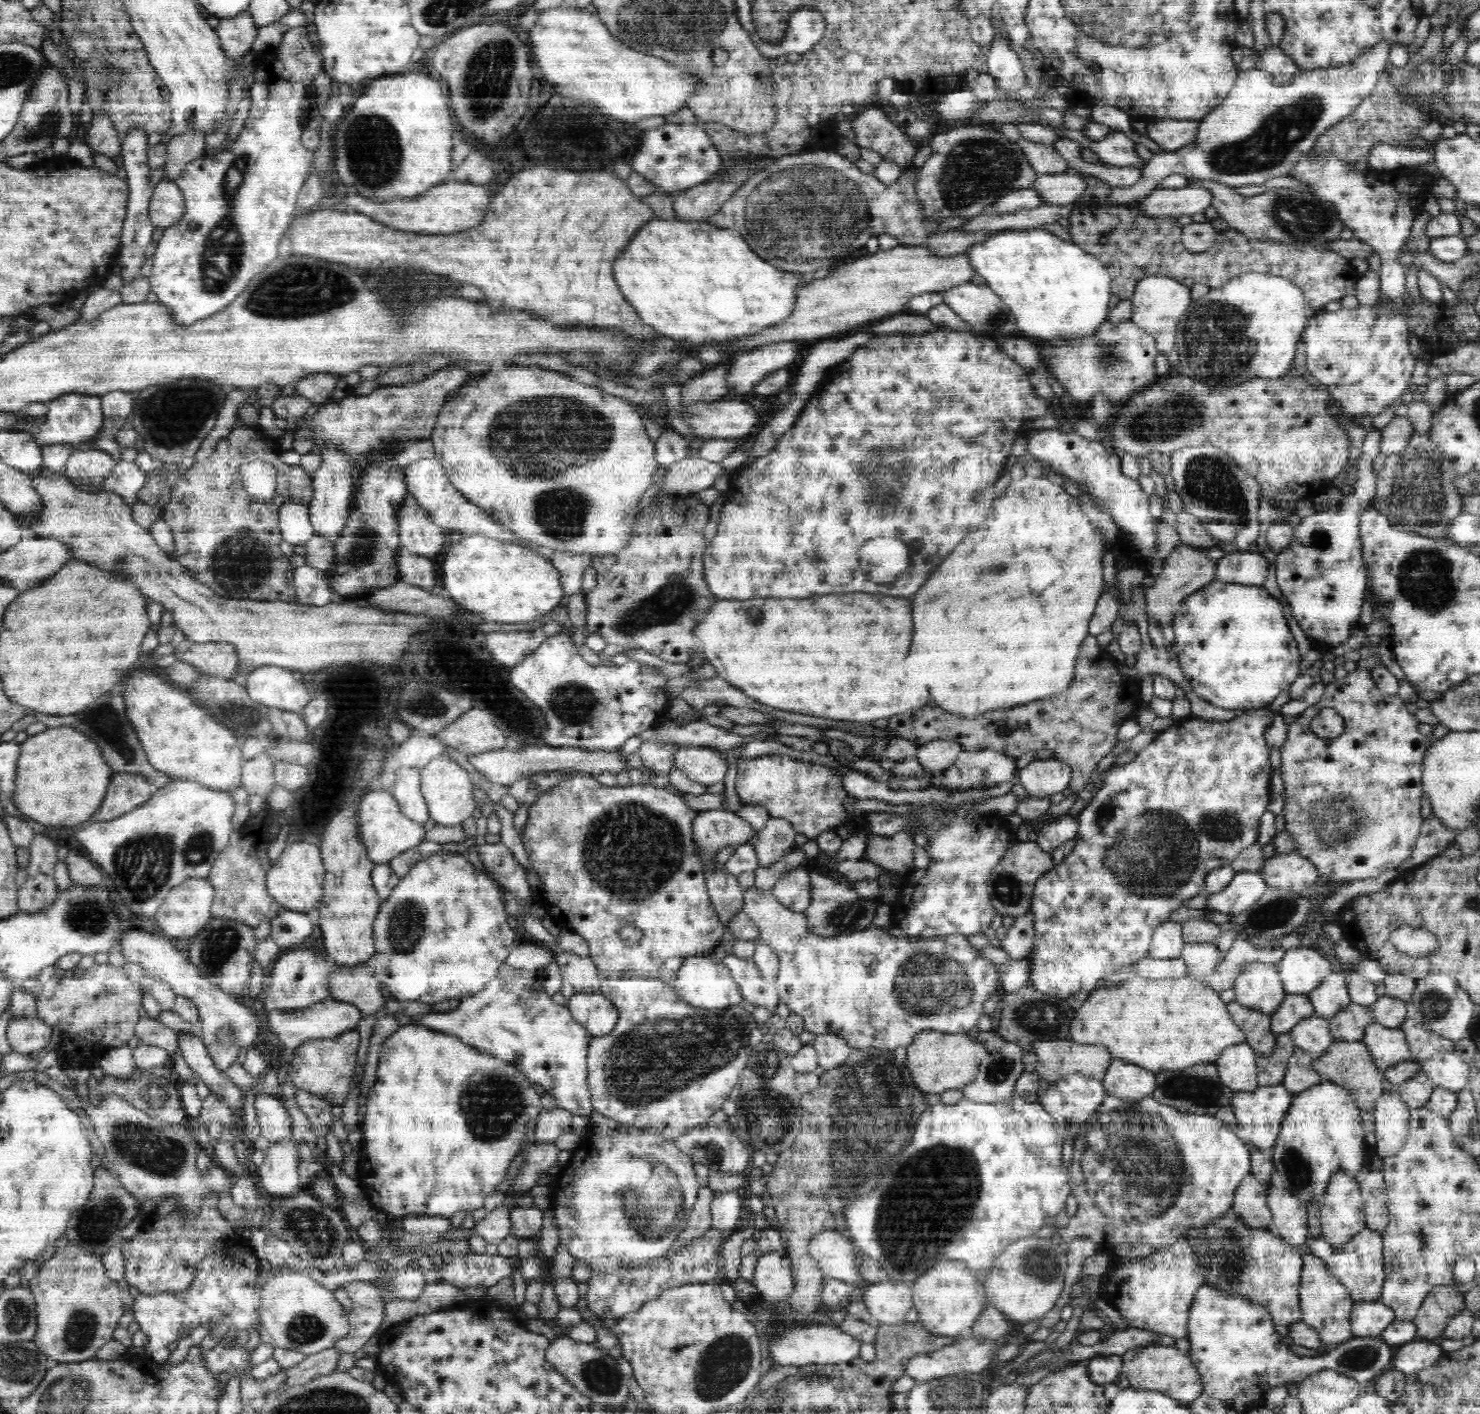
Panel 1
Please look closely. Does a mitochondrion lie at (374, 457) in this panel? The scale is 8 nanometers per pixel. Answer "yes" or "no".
no

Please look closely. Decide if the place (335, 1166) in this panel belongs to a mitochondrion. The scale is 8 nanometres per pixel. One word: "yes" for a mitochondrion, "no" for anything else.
no

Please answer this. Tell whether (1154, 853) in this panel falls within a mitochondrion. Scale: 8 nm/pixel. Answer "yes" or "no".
yes

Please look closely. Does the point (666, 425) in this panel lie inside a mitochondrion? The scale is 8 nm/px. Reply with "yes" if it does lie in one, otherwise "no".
no

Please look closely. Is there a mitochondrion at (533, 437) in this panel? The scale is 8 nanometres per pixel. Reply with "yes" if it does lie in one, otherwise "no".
yes

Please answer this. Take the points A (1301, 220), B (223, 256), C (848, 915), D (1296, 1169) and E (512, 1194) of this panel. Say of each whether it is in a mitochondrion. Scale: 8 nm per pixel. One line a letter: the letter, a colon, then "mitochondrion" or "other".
A: mitochondrion
B: mitochondrion
C: mitochondrion
D: mitochondrion
E: other

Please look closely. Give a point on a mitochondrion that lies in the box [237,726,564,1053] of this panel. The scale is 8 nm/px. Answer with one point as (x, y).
(406, 925)

